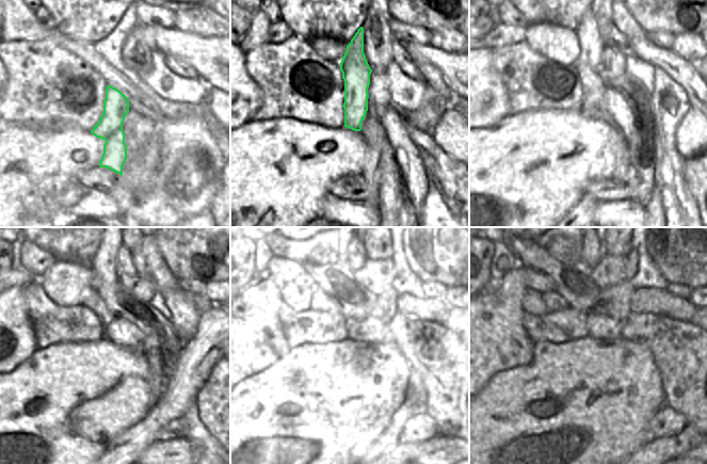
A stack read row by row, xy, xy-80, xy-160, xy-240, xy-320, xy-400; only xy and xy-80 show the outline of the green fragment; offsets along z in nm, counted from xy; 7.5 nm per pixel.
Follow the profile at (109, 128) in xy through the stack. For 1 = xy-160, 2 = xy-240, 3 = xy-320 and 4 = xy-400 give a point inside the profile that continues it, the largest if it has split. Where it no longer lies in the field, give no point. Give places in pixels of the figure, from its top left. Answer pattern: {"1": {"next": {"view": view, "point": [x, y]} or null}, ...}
{"1": {"next": {"view": "xy-160", "point": [591, 43]}}, "2": {"next": {"view": "xy-240", "point": [103, 264]}}, "3": {"next": {"view": "xy-320", "point": [341, 249]}}, "4": {"next": null}}

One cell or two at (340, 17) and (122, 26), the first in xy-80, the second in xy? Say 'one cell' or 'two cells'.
two cells

